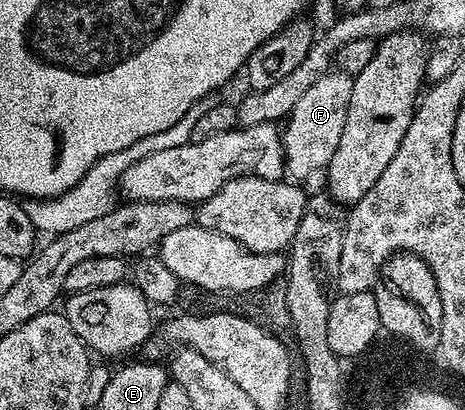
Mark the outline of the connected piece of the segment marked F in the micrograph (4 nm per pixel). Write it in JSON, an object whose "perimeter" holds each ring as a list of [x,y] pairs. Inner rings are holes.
{"perimeter":[[[331,70],[319,78],[292,106],[284,121],[282,149],[286,155],[286,172],[295,181],[302,182],[313,172],[321,173],[329,164],[336,146],[340,146],[340,134],[344,130],[344,118],[348,118],[348,98],[352,98],[354,77],[341,70]],[[286,127],[286,128],[285,128]]]}

